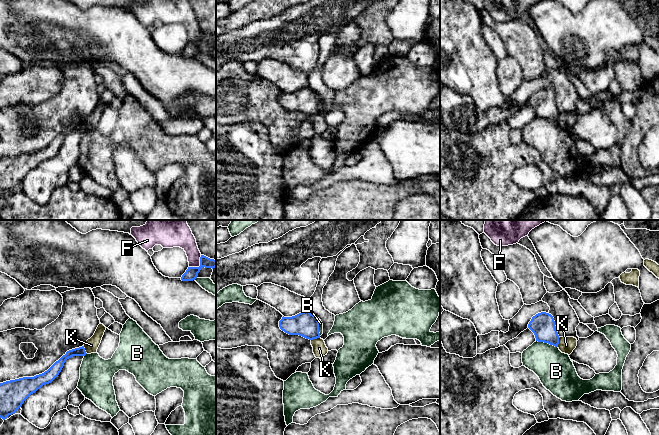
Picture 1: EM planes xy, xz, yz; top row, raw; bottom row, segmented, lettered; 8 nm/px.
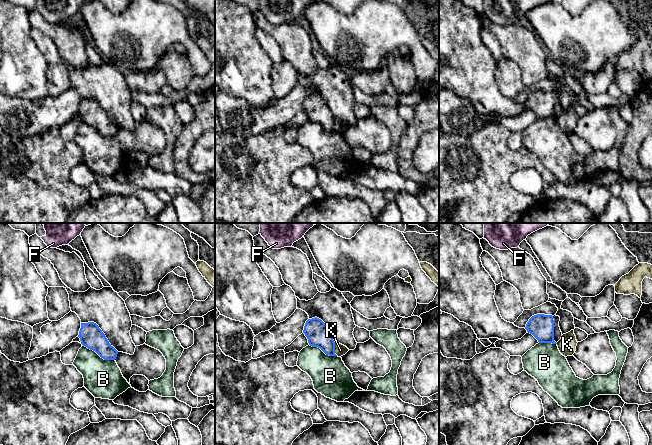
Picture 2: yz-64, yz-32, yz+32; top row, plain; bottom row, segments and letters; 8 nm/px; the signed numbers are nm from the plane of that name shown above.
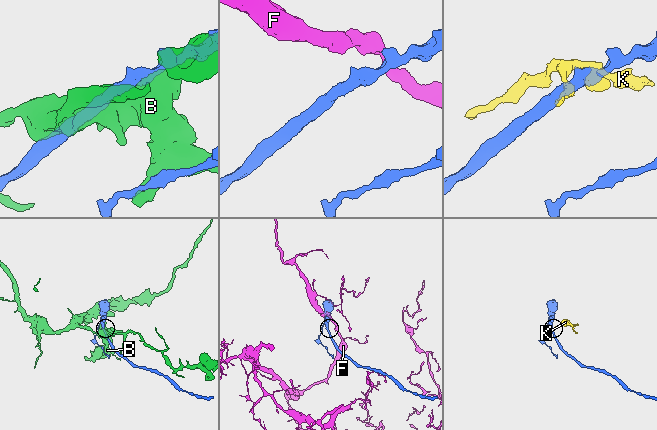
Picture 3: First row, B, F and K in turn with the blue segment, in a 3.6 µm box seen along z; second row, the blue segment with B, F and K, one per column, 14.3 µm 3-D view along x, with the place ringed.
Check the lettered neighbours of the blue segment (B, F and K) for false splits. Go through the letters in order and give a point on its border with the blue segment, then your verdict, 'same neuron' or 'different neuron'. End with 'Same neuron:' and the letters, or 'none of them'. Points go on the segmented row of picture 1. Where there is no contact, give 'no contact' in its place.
B: contact yz (547, 342); different neuron
F: contact xy (200, 265); different neuron
K: contact yz (558, 342); different neuron
Same neuron: none of them

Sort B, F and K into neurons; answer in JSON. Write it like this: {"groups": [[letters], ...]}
{"groups": [["B"], ["F"], ["K"]]}

